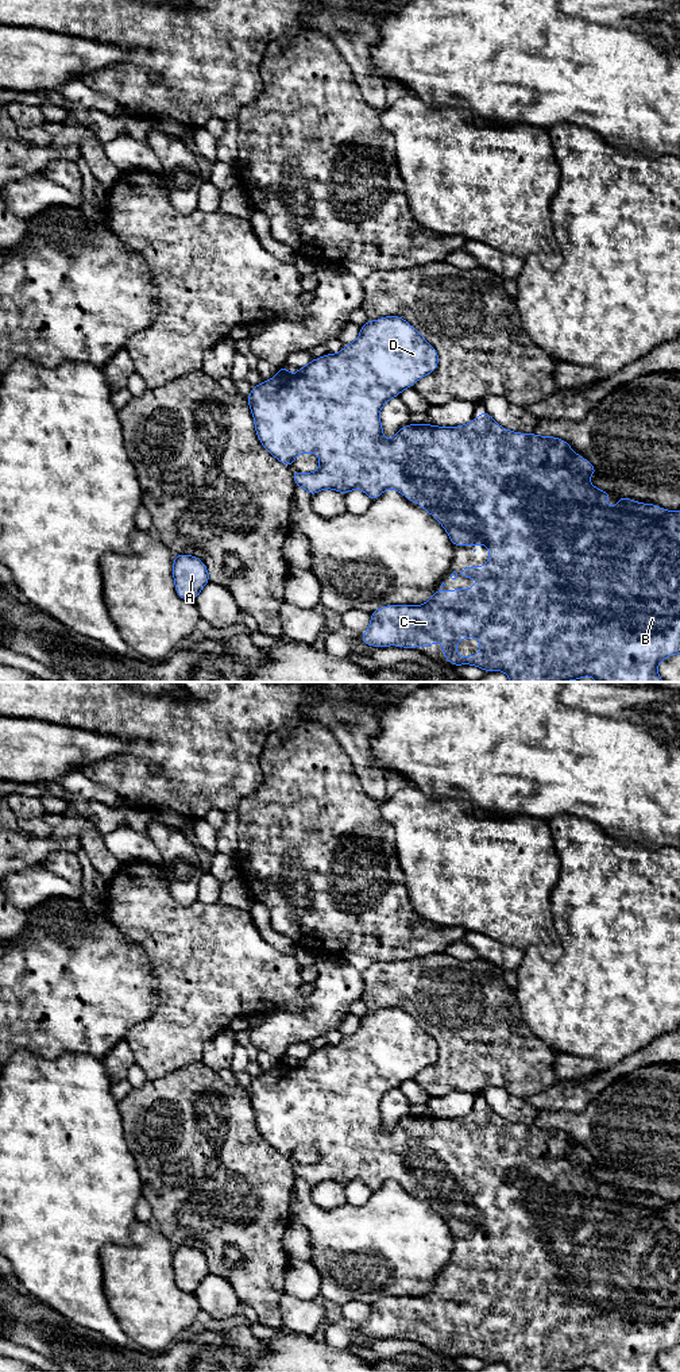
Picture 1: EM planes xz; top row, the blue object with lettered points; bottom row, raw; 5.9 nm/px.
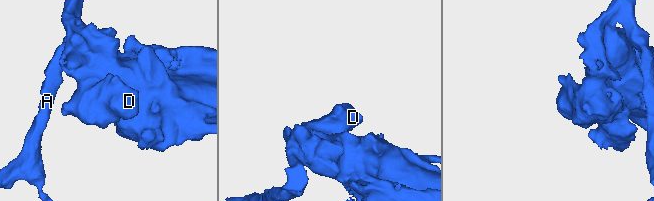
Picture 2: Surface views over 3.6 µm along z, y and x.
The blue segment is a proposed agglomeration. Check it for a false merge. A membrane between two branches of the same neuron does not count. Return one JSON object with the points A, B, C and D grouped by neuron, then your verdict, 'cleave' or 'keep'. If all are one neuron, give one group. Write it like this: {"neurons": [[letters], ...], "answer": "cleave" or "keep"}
{"neurons": [["A", "B", "C", "D"]], "answer": "keep"}

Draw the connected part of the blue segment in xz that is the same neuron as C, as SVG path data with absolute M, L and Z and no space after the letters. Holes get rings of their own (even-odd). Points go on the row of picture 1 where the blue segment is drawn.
M386 316L375 321L367 321L360 328L359 338L345 344L339 354L327 354L318 359L312 359L306 366L298 369L294 375L289 369L281 366L278 374L258 386L252 386L247 400L255 423L256 435L262 446L281 463L293 465L297 455L314 452L320 459L320 469L314 473L293 471L297 486L305 489L310 496L324 489L335 489L347 494L353 489L363 490L372 501L386 489L394 489L403 494L409 501L418 502L422 509L429 512L449 535L455 547L468 544L487 544L488 563L486 566L463 567L457 574L451 574L452 579L459 575L463 578L479 578L478 585L470 590L455 589L452 591L433 591L432 598L418 606L413 605L387 605L371 613L371 623L360 636L367 645L387 647L398 645L416 648L417 645L429 647L436 641L443 644L444 659L453 667L471 664L484 671L505 671L510 682L564 682L577 681L582 677L592 677L598 682L664 682L657 664L672 655L680 654L680 510L665 510L654 504L641 504L630 498L618 497L615 508L607 508L606 500L613 494L596 489L586 478L595 475L596 469L584 458L572 451L571 446L563 439L538 436L534 433L518 433L505 429L497 424L487 412L480 412L476 420L461 427L436 427L432 424L409 424L398 429L390 440L383 439L380 424L380 408L393 397L399 396L403 389L414 386L424 375L430 374L438 366L437 351L414 329L405 319ZM465 637L480 639L480 652L471 656L456 654L457 643Z

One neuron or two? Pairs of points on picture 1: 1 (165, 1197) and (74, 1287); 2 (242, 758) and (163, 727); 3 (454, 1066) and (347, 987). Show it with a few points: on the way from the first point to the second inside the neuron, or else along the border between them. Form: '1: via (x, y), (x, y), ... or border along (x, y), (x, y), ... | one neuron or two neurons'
1: border along (135, 1166), (142, 1183), (143, 1197) | two neurons
2: via (223, 758), (192, 755), (182, 746) | one neuron
3: border along (363, 972), (363, 991), (360, 997) | two neurons

